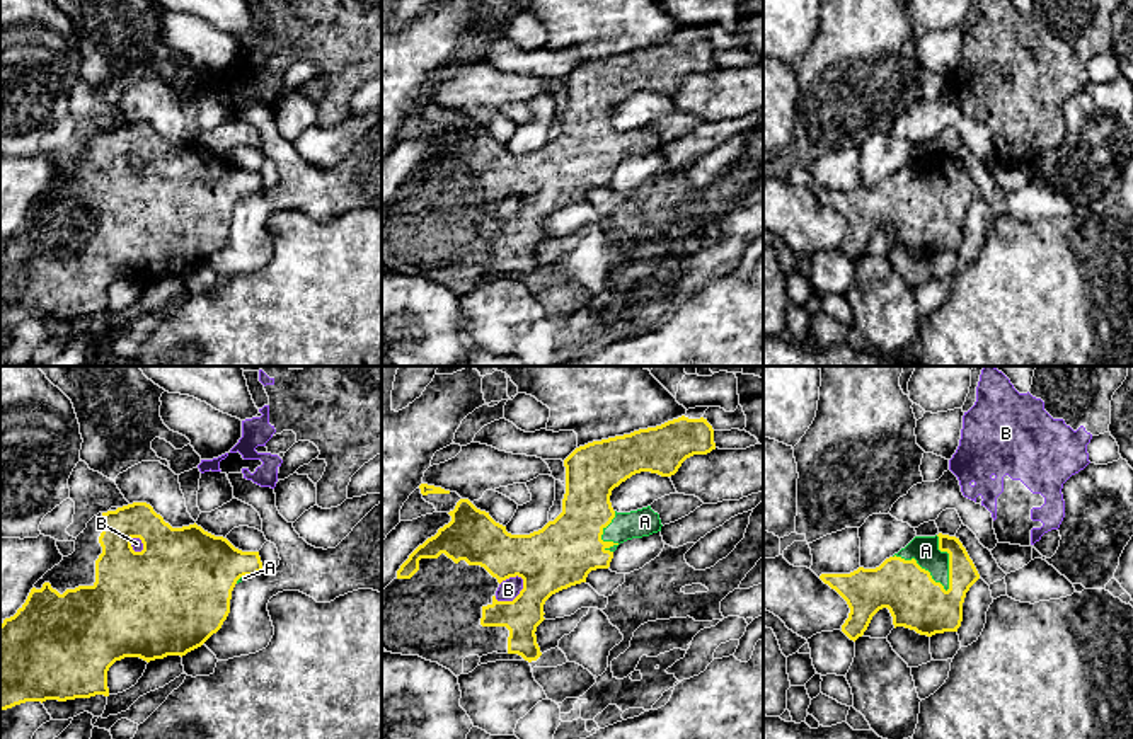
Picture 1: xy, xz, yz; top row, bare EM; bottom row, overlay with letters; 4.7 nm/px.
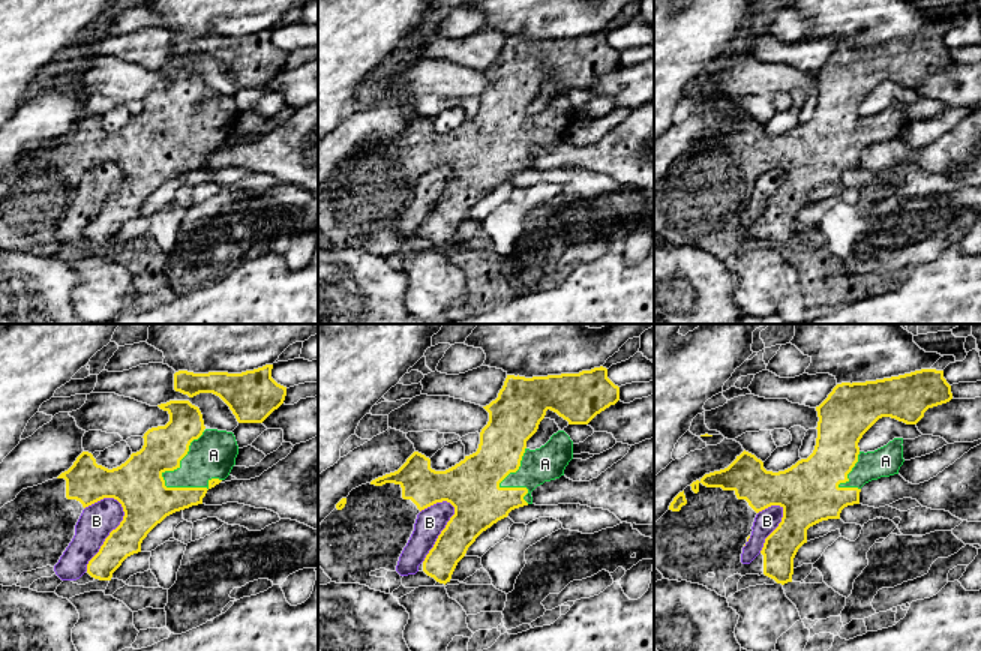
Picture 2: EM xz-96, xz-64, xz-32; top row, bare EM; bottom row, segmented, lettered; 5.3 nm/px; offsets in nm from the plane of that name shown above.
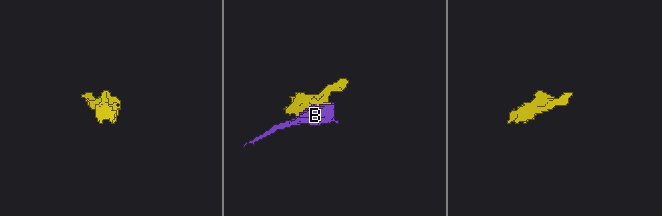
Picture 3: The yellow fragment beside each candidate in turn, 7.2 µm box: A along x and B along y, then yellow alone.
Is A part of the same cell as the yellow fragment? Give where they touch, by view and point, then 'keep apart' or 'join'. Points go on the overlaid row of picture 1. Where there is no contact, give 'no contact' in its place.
yz (920, 567) | join

